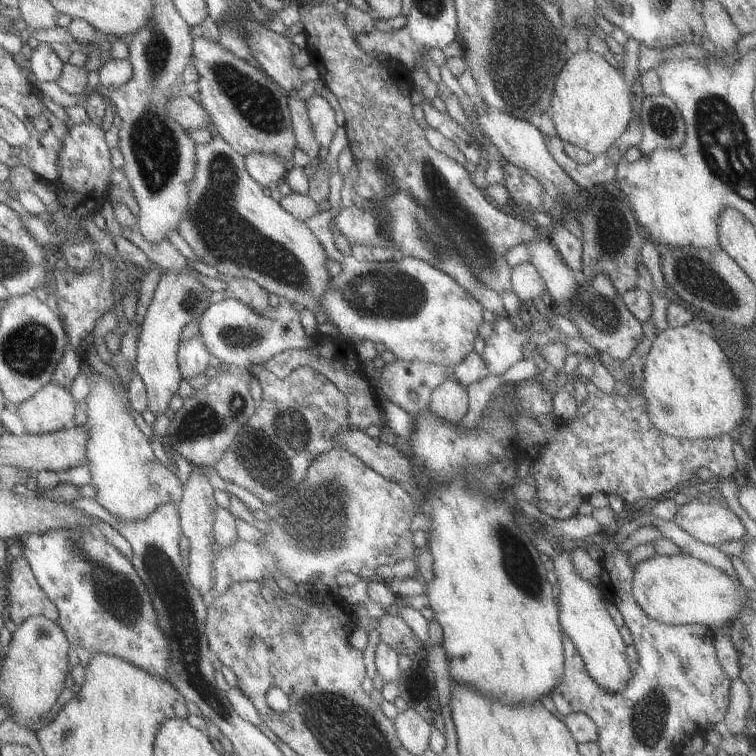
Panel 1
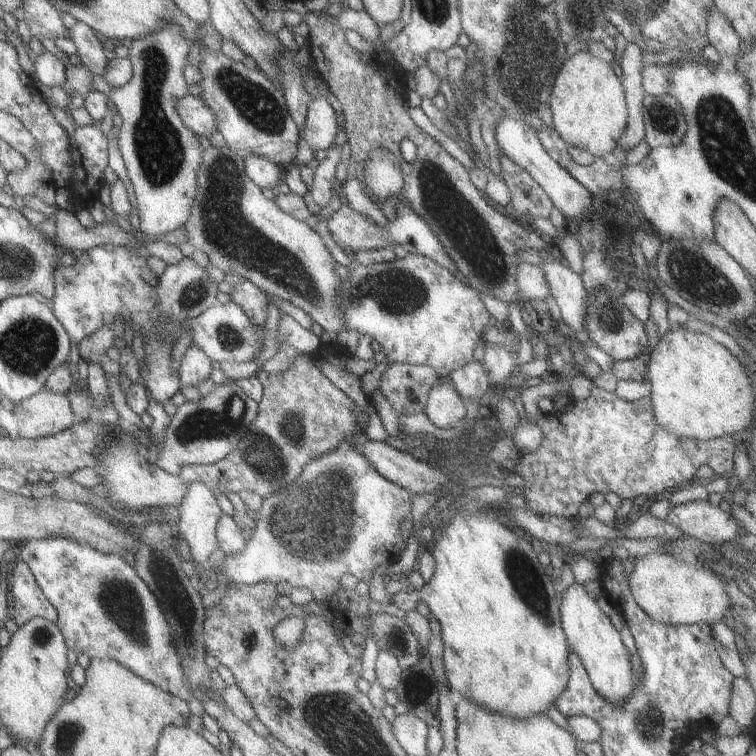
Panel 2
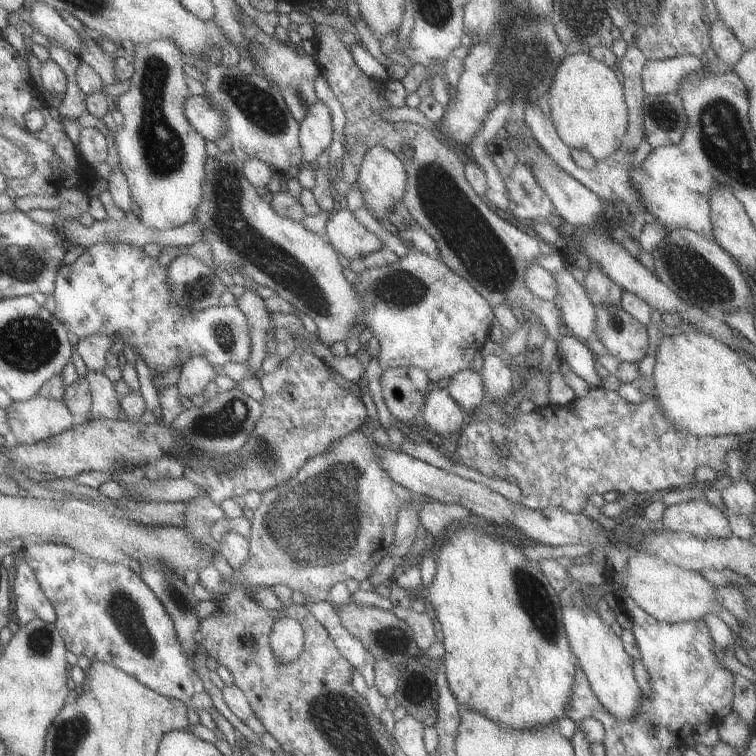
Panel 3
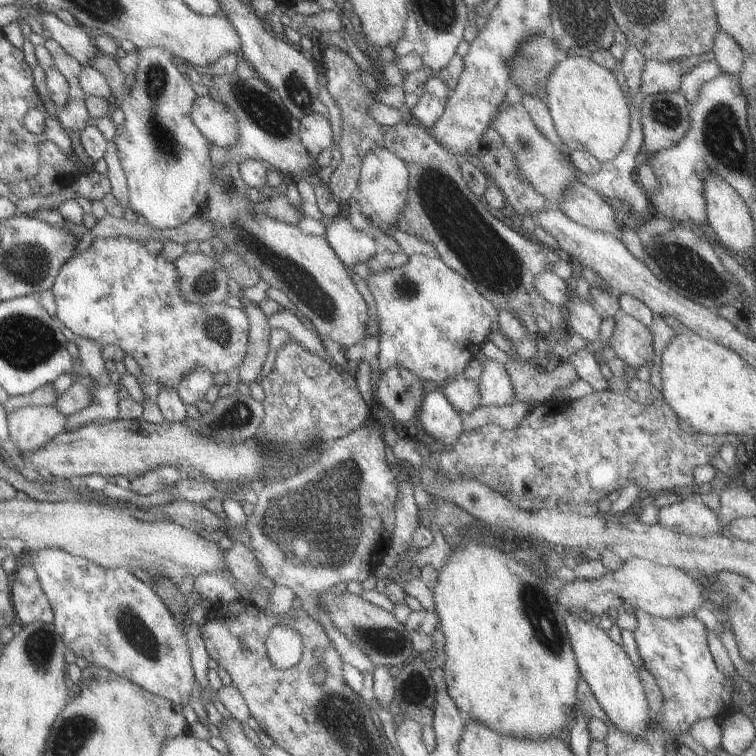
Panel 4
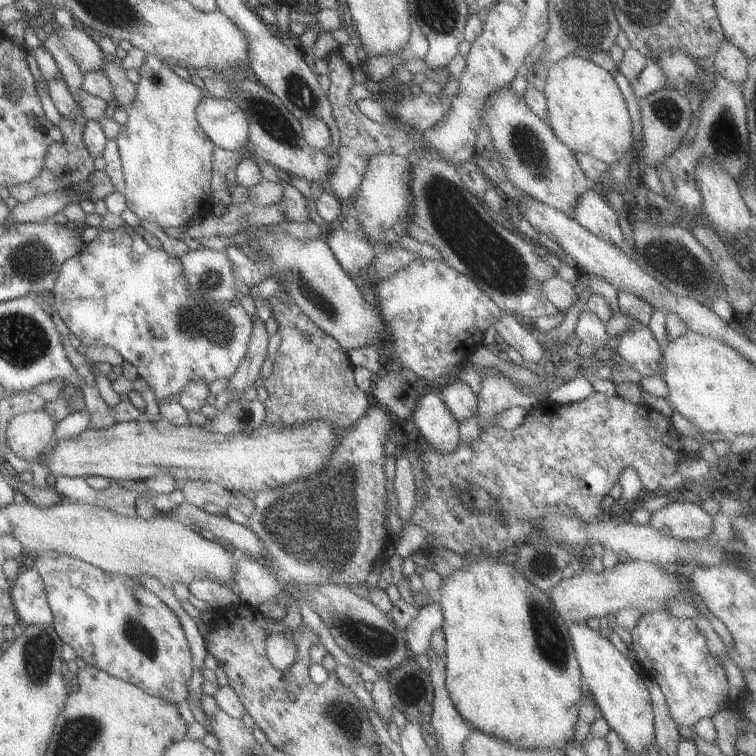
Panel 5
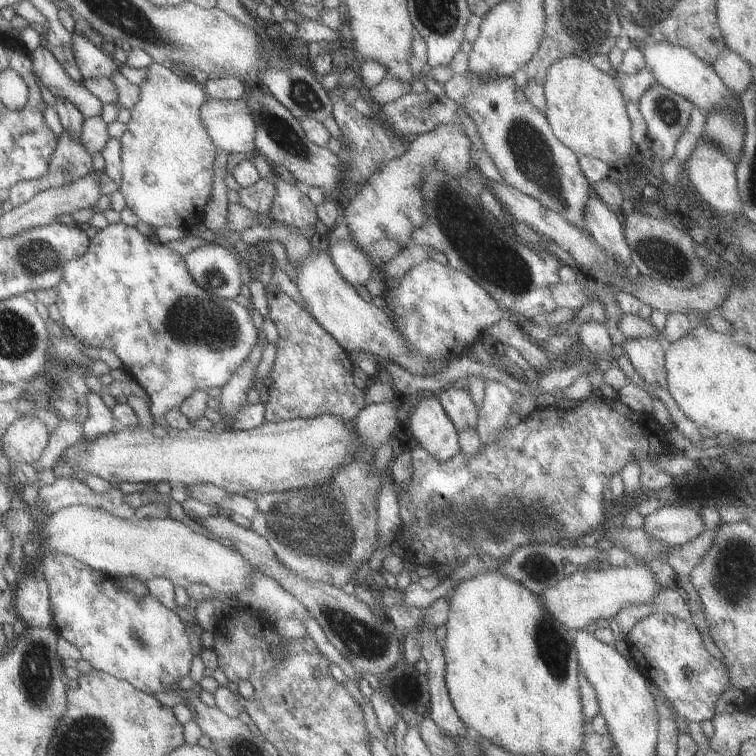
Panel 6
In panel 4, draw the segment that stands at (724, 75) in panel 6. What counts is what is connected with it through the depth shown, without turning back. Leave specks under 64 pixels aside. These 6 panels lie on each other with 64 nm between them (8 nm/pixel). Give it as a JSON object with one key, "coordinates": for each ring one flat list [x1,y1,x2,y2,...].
{"coordinates":[[720,29,713,37,712,52,721,73,734,77,739,74,741,63,745,57,744,52,728,34]]}

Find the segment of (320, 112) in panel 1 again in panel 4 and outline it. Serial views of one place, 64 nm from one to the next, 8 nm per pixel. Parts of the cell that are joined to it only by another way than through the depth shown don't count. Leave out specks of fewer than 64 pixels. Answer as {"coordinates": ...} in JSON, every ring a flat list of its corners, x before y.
{"coordinates":[[309,112,298,121,298,134,301,146,311,160,316,159,318,154,332,145,332,133,326,114,321,112]]}

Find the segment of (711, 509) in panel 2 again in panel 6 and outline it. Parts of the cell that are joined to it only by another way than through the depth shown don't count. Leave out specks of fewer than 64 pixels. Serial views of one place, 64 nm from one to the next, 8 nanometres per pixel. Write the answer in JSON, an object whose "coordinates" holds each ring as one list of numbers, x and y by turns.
{"coordinates":[[679,505,662,506,652,514,644,517,643,532,652,538,667,542,667,546,677,547,693,540,695,536,705,532,703,519,697,507]]}

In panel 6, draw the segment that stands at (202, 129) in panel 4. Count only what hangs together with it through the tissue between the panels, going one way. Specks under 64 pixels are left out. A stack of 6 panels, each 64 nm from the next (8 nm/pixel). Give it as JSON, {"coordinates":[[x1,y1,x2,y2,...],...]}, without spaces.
{"coordinates":[[206,97,198,117,217,152,253,155,255,121,245,99,222,101]]}

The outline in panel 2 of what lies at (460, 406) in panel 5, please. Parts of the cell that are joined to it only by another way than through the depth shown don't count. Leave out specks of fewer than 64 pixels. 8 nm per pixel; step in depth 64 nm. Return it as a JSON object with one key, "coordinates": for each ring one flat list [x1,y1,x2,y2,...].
{"coordinates":[[473,358,457,370,449,374,451,386,455,392,462,398,463,402,467,400,479,401,481,396,487,392,489,386,486,379,486,372,481,365]]}

